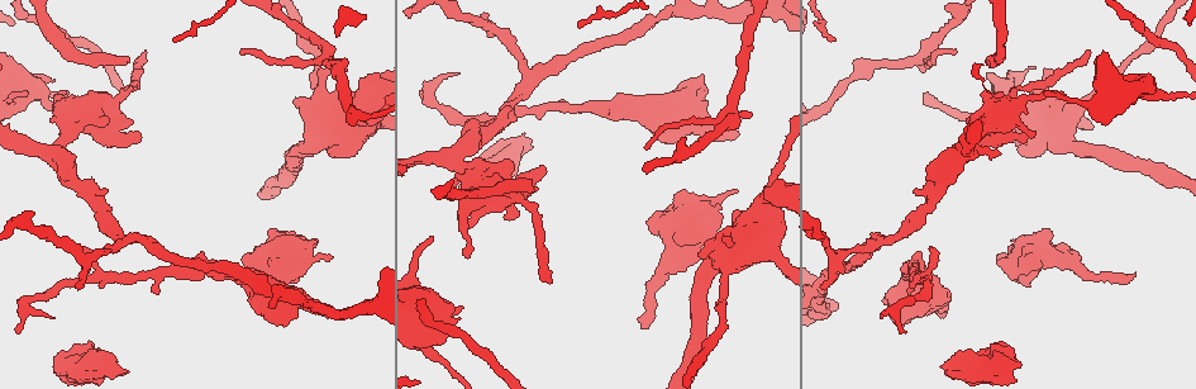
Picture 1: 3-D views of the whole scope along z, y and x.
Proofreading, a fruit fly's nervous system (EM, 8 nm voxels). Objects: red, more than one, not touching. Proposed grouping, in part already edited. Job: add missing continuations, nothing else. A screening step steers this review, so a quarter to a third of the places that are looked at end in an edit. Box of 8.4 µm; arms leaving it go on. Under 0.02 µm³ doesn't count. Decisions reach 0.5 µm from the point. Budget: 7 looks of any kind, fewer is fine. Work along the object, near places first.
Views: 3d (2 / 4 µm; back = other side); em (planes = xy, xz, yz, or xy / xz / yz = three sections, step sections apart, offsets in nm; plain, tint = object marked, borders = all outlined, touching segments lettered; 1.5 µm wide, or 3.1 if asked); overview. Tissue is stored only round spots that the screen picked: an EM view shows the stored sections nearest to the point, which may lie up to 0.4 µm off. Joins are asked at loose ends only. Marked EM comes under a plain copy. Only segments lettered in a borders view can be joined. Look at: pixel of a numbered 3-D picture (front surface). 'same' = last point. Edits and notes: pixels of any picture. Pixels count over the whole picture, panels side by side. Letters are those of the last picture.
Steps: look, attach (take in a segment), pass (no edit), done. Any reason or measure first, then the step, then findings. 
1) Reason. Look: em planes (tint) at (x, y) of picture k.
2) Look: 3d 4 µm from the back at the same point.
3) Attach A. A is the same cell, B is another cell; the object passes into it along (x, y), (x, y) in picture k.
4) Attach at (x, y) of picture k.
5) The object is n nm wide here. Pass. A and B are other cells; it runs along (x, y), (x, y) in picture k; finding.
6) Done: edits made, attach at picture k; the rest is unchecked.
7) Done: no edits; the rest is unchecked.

An open end. Look: 3d 4 µm from the back at (459, 319) of picture 1.

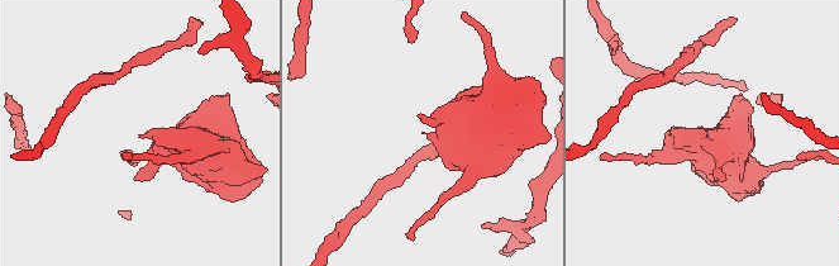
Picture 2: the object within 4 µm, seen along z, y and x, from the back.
Look: em planes (borders) at (706, 136) of picture 2.

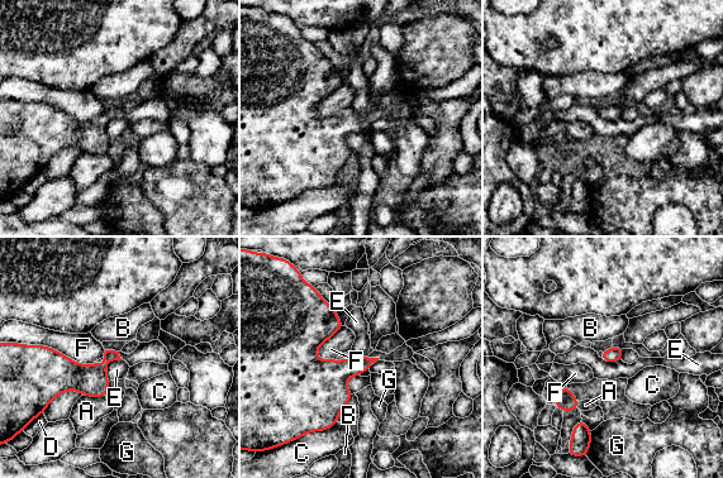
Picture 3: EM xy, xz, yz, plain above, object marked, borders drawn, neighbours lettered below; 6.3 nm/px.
The longest contact is with F, 440 nm. Pass. A, B, C, D, E, F and G are other cells; none of them fits.

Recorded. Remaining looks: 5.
Look: em planes (borders) at (1043, 94) of picture 1.

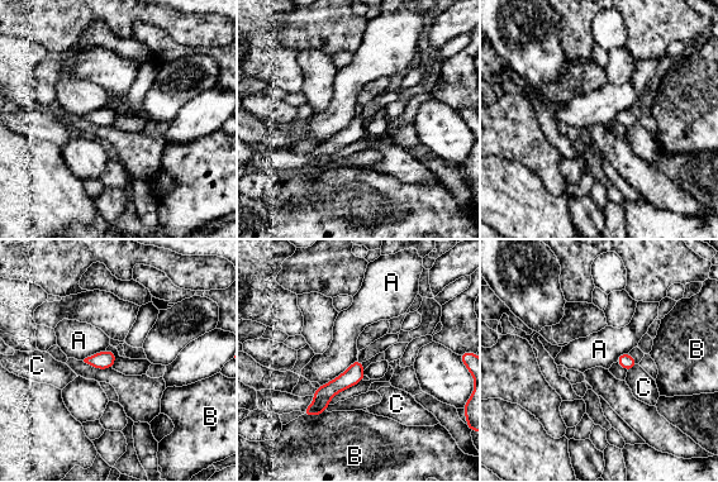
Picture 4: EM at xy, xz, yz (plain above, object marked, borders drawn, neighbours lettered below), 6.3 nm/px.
Pass. A, B and C are other cells; it runs along (358, 364), (308, 413) in picture 4; no lettered segment goes on from it.

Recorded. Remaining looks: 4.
Long arm stops here. Look: 3d 2 µm at (547, 283) of picture 1.

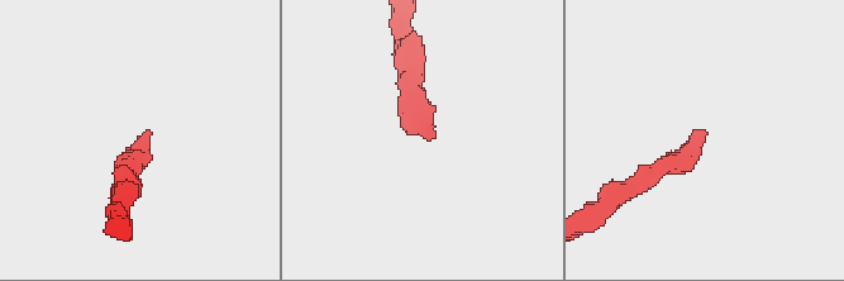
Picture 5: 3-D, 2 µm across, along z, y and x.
Shape alone is not enough. Look: em planes (borders) at (430, 140) of picture 5.

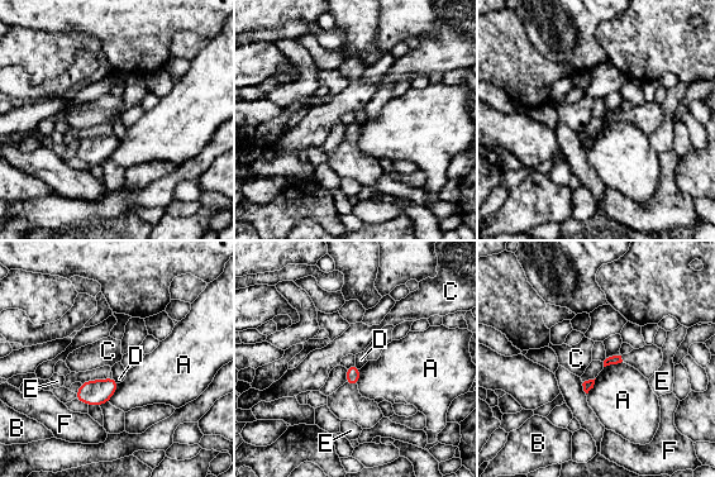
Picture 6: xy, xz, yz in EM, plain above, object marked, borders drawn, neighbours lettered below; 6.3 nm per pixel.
Pass. A, B, C, D, E and F are other cells; none of them fits.

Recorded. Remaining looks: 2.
Done: no edits; the rest is unchecked.

